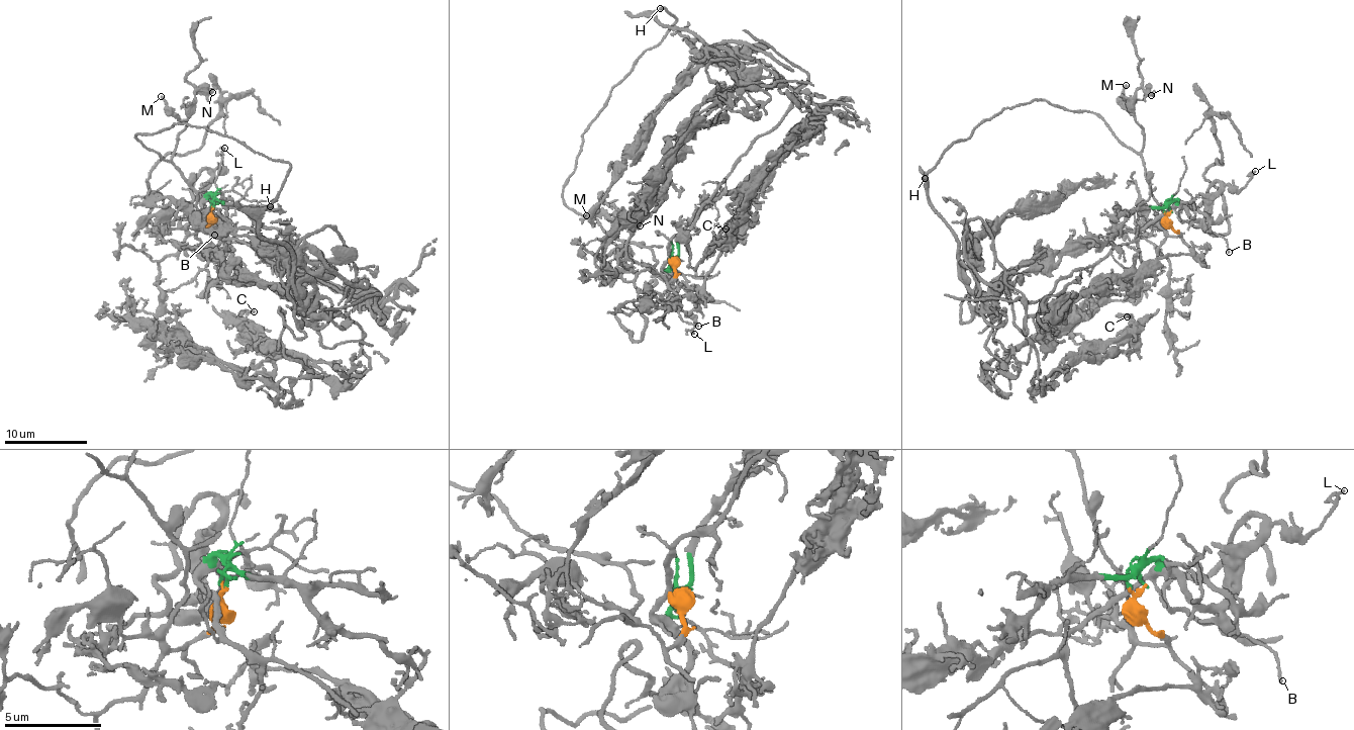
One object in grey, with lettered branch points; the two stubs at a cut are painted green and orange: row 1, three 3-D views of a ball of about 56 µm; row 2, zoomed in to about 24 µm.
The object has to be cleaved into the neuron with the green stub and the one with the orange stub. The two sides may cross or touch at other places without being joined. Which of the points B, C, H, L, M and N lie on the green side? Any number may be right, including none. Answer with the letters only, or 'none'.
B, L

